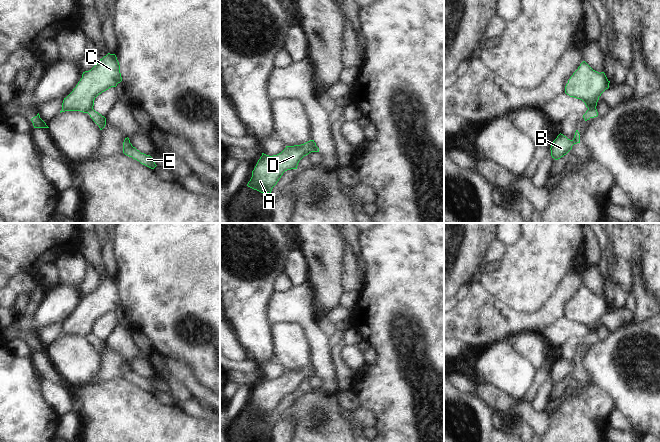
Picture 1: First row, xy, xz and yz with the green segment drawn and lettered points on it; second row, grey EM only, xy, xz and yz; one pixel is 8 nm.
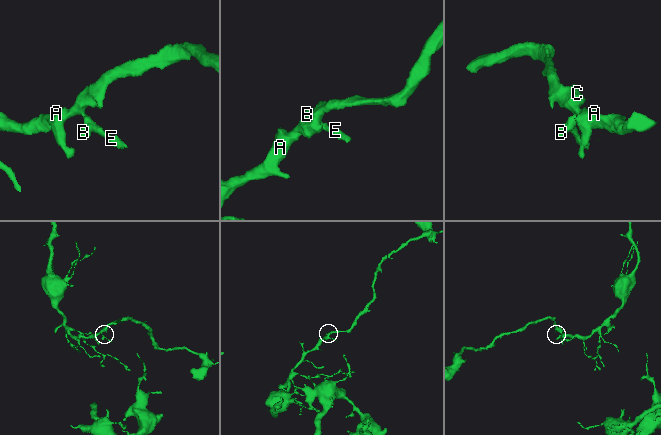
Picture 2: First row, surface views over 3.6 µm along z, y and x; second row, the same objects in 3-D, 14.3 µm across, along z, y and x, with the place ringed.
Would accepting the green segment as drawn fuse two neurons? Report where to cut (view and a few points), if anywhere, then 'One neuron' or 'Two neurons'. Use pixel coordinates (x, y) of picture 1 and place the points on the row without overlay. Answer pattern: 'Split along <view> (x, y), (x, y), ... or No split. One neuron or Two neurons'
Split along yz (595, 331), (588, 334). Two neurons.

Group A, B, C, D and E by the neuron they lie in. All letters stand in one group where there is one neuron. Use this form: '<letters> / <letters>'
A C D / B E

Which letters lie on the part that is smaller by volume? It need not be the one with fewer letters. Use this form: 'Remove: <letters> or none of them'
Remove: B, E.

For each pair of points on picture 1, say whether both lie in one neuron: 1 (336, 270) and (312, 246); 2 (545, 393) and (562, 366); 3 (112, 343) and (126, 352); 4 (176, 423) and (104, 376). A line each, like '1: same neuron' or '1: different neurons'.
1: same neuron
2: same neuron
3: same neuron
4: different neurons

